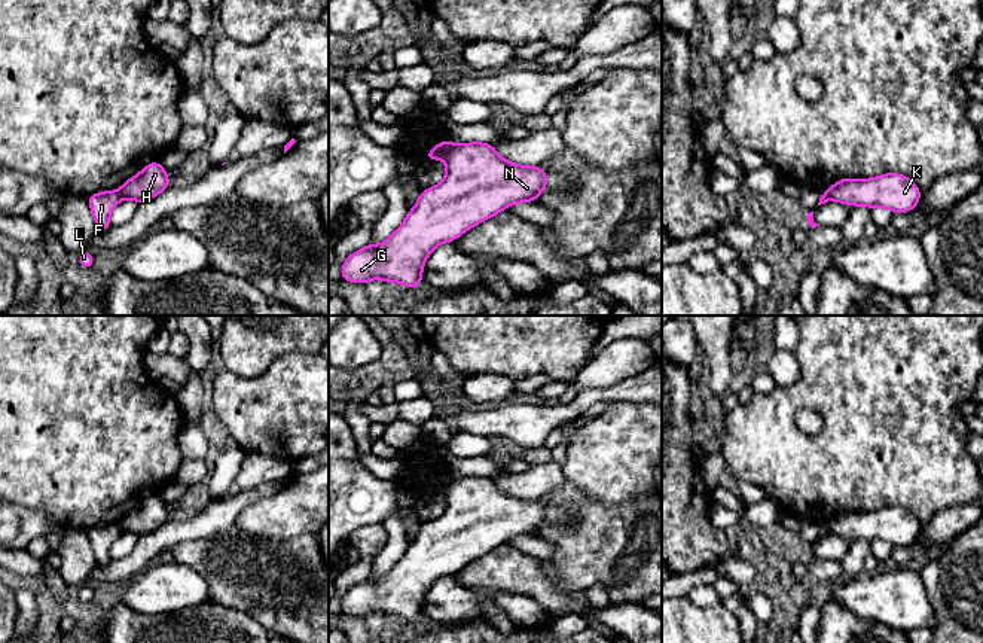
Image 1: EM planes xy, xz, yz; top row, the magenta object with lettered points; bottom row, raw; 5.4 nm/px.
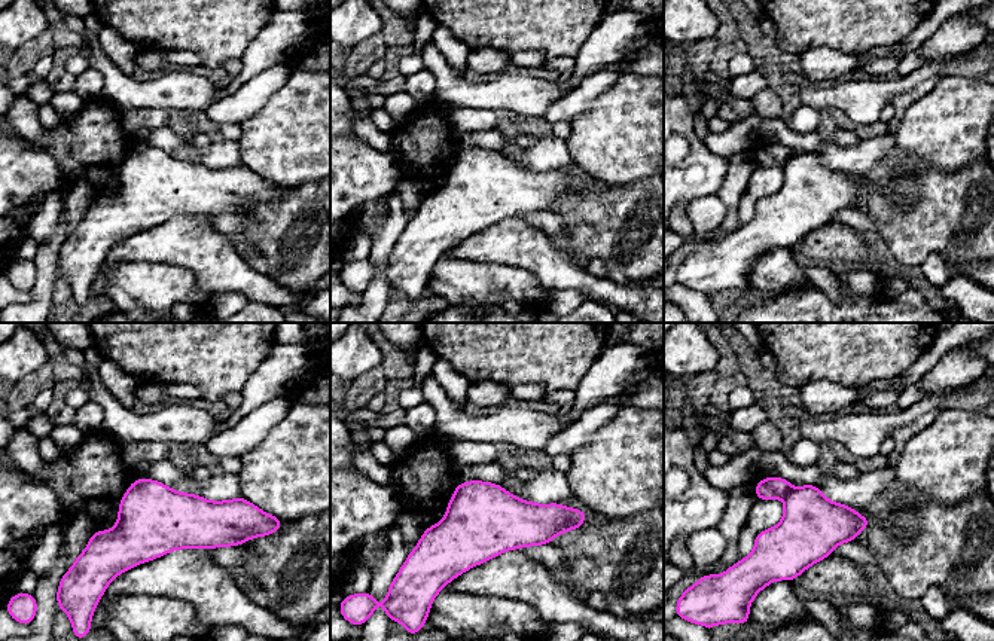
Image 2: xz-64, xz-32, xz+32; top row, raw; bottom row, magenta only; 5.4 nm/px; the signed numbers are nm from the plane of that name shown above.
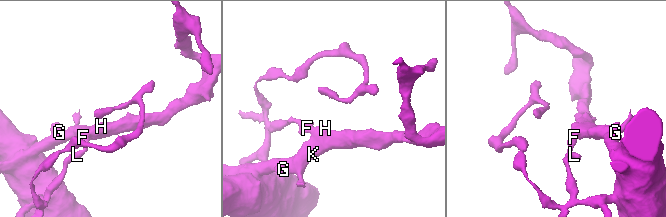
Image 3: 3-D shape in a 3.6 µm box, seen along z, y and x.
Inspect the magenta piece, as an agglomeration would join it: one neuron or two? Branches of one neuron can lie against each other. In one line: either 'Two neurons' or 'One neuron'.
Two neurons

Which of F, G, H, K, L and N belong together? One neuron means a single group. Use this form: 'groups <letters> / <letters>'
groups F L / G H K N

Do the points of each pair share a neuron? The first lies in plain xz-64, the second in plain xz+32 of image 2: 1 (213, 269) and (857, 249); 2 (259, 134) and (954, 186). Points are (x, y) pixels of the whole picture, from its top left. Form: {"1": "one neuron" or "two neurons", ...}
{"1": "one neuron", "2": "two neurons"}

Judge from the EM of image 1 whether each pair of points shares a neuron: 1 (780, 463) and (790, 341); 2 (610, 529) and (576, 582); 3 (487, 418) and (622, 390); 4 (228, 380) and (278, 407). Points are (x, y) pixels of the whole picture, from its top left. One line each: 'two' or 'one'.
1: two
2: one
3: one
4: one

